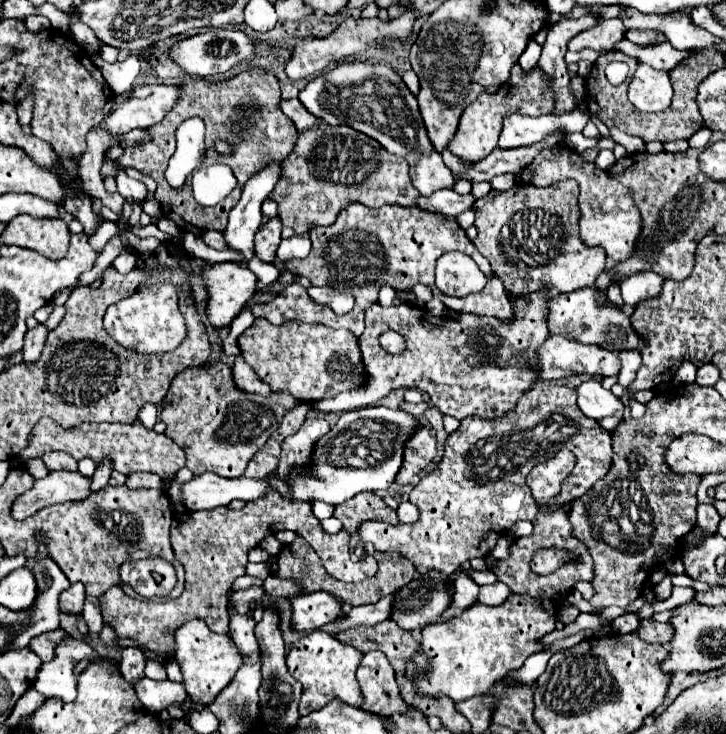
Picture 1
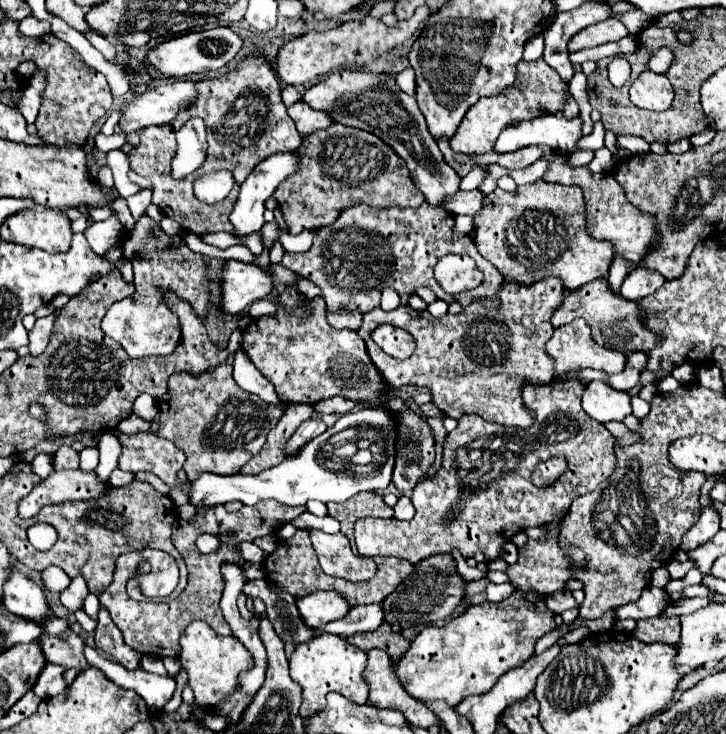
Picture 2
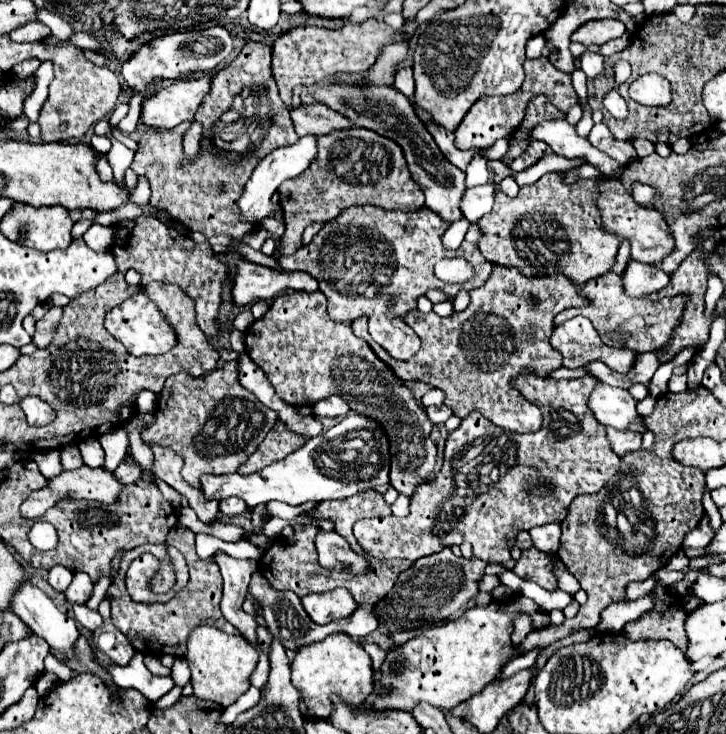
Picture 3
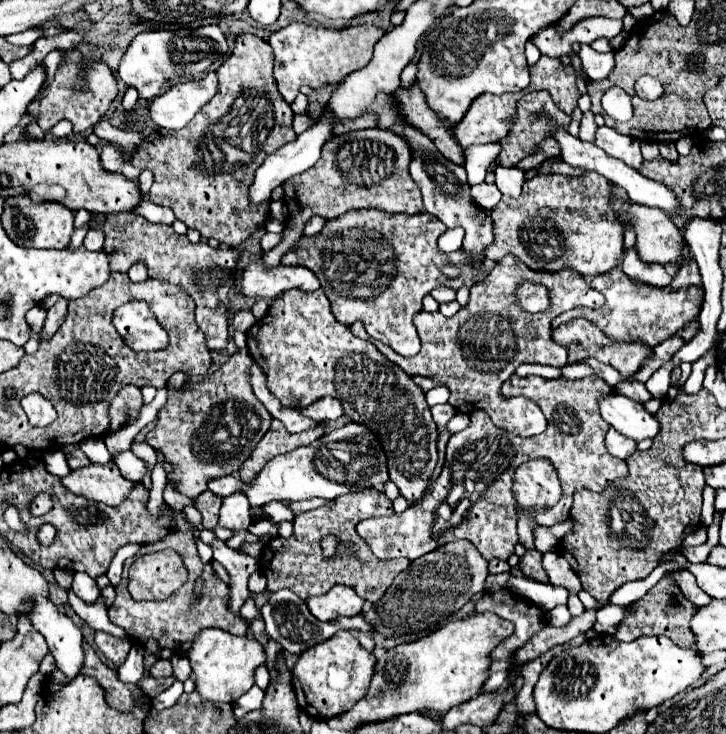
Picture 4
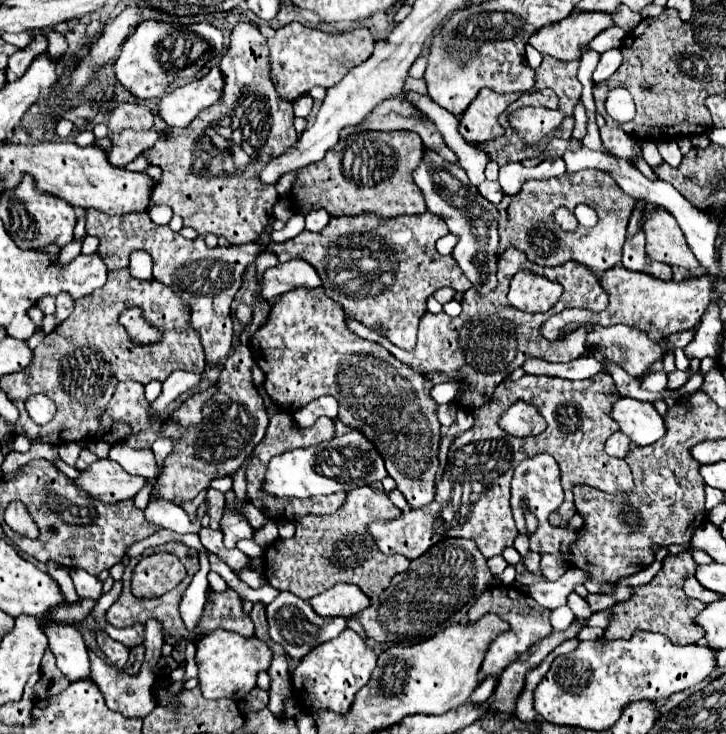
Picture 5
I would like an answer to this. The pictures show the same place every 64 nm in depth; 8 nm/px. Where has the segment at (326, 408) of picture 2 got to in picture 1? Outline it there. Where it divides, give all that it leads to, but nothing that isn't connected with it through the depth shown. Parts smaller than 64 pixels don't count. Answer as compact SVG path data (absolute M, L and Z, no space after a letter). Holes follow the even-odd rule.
M540 288L528 296L512 296L512 318L500 320L496 316L480 316L480 314L460 314L454 320L448 318L432 318L424 308L412 308L406 304L394 308L382 308L374 304L366 310L366 330L360 336L360 348L364 356L364 366L370 376L364 388L338 394L330 400L320 400L314 404L314 410L324 414L328 412L346 412L364 406L372 406L376 400L384 398L388 392L396 388L418 388L428 392L430 402L446 416L454 416L462 420L466 416L480 416L480 418L502 418L512 412L522 396L524 390L542 382L538 374L538 348L548 338L548 302L552 298L550 288ZM376 330L396 330L406 338L408 350L400 356L392 356L380 348L376 342Z

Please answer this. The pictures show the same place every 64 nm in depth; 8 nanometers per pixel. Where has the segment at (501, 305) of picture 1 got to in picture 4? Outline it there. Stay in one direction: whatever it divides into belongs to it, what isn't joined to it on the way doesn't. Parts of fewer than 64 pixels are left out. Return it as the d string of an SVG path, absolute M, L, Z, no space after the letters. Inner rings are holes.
M358 210L358 212L346 212L344 216L332 218L326 222L326 226L320 232L320 248L316 236L302 236L298 246L292 248L282 256L282 264L300 264L310 268L320 284L328 300L332 302L334 316L342 324L352 324L360 320L368 334L372 338L382 340L384 344L392 346L402 356L414 356L420 350L420 338L414 330L414 316L422 310L422 298L430 294L438 286L450 286L458 290L460 286L472 286L476 280L472 280L472 268L468 268L468 260L458 254L442 254L438 250L438 236L444 234L446 228L436 216L422 212L422 214L386 214L380 210ZM444 266L456 266L460 268L458 278L448 278L440 270Z

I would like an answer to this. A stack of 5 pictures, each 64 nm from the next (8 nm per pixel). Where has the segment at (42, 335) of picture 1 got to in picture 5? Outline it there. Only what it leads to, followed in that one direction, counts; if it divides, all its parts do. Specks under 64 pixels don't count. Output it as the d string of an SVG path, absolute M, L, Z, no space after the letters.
M60 292L56 296L56 312L54 312L56 314L56 322L60 324L60 320L66 320L70 316L72 308L74 308L74 298L68 292Z

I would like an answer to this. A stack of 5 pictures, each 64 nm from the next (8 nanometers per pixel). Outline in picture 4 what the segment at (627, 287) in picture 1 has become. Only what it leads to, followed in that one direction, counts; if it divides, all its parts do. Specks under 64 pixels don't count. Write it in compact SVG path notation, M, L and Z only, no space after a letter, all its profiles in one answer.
M628 248L624 252L624 260L622 260L622 270L642 282L648 284L656 284L656 286L668 286L672 282L672 276L664 270L662 264L648 264L642 262L636 248Z

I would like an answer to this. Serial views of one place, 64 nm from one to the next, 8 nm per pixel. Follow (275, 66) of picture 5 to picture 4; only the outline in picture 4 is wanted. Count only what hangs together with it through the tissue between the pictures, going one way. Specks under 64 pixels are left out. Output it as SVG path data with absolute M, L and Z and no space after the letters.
M292 22L290 26L276 30L270 36L270 46L274 50L274 80L278 90L288 102L292 102L302 86L320 88L326 84L338 84L348 72L362 68L372 58L372 48L376 40L380 40L380 34L382 30L372 24L328 30Z

